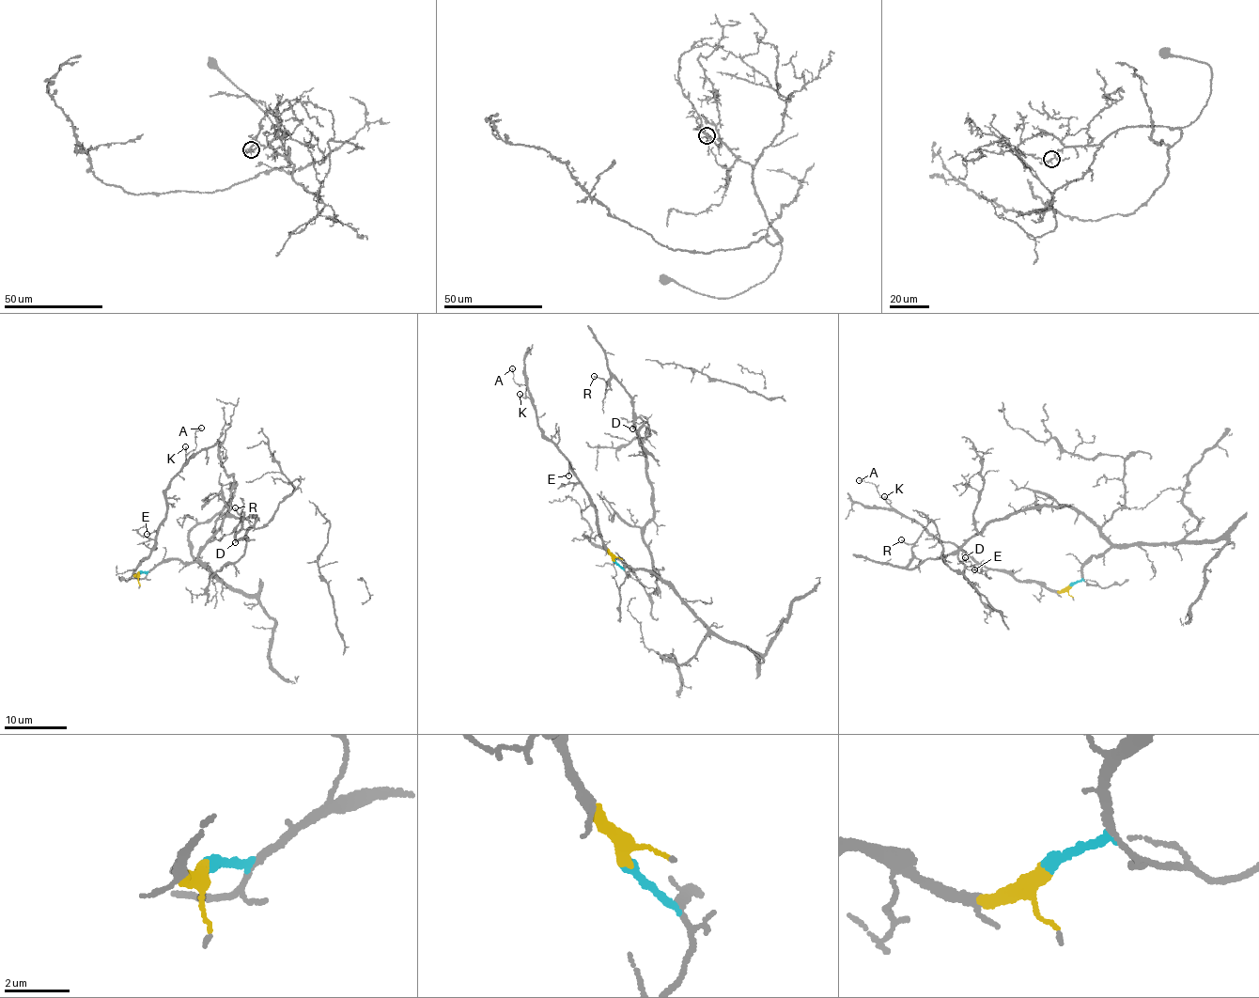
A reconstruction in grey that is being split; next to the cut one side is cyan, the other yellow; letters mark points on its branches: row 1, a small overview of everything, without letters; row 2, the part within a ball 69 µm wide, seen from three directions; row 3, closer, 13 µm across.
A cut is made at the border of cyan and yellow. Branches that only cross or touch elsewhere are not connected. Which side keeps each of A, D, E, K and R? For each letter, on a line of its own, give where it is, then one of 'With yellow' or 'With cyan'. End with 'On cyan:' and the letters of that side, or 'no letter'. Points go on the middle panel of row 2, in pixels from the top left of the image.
A: Place: (512, 368). With yellow
D: Place: (632, 428). With cyan
E: Place: (568, 475). With yellow
K: Place: (520, 394). With yellow
R: Place: (594, 376). With cyan
On cyan: D, R

